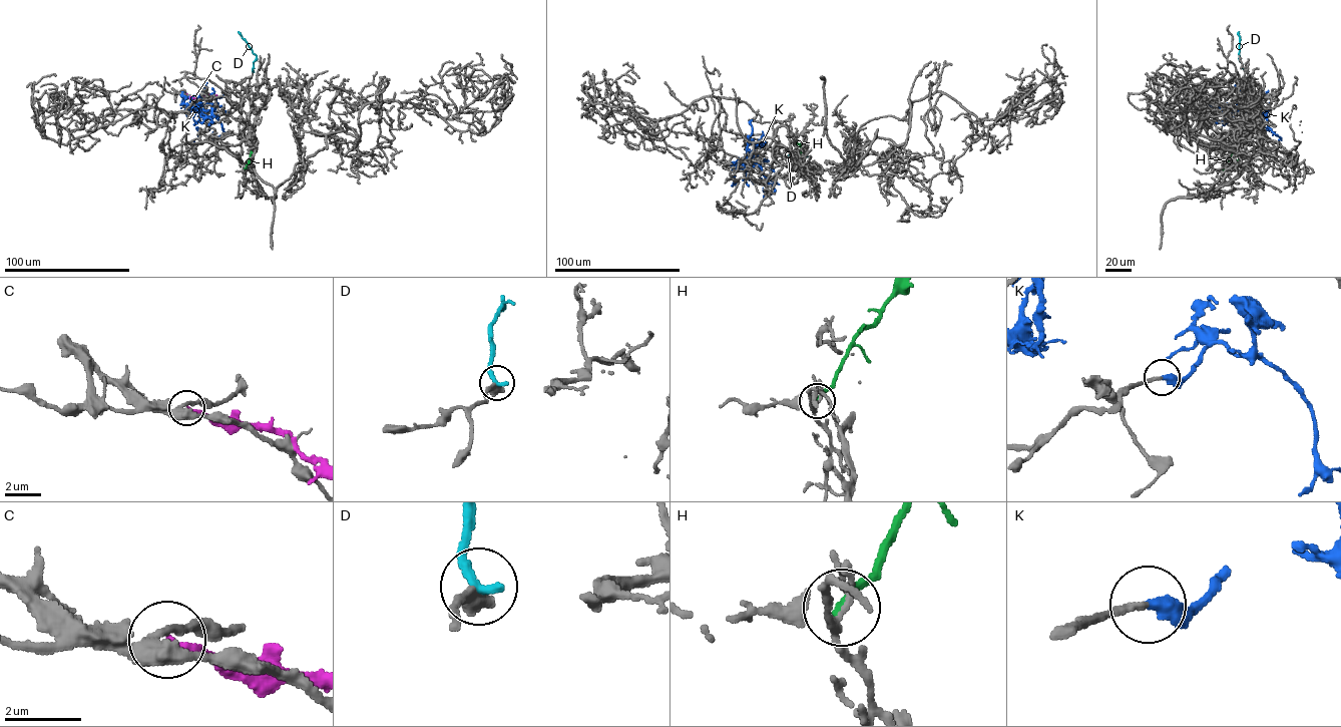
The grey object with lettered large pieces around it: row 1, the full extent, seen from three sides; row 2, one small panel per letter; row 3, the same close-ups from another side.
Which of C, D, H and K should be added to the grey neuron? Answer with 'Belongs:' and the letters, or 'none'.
Belongs: none

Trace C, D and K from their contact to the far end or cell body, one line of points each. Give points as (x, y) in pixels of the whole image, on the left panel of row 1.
C: (180, 93), (192, 98), (216, 97)
D: (253, 71), (256, 55), (238, 31)
K: (209, 101), (213, 96), (215, 98), (213, 110), (192, 109), (194, 100), (194, 113), (180, 107), (184, 100)

